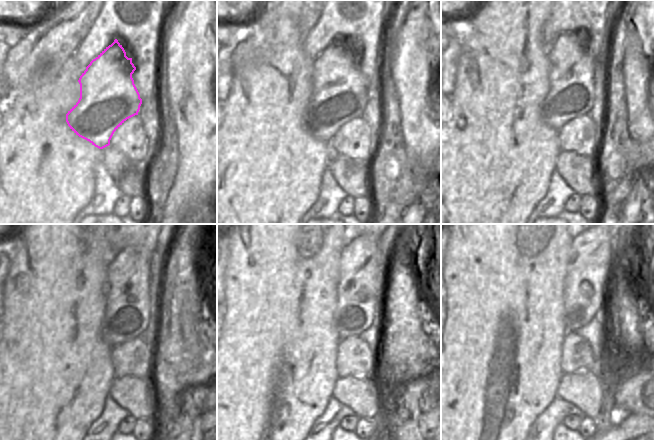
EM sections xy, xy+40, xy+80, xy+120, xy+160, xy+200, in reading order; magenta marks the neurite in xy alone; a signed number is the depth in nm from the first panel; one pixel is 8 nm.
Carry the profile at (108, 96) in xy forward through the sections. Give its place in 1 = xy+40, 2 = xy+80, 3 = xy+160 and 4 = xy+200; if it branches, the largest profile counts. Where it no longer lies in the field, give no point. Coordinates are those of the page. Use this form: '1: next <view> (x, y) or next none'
1: next xy+40 (339, 89)
2: next xy+80 (571, 94)
3: next xy+160 (363, 273)
4: next xy+200 (592, 260)

